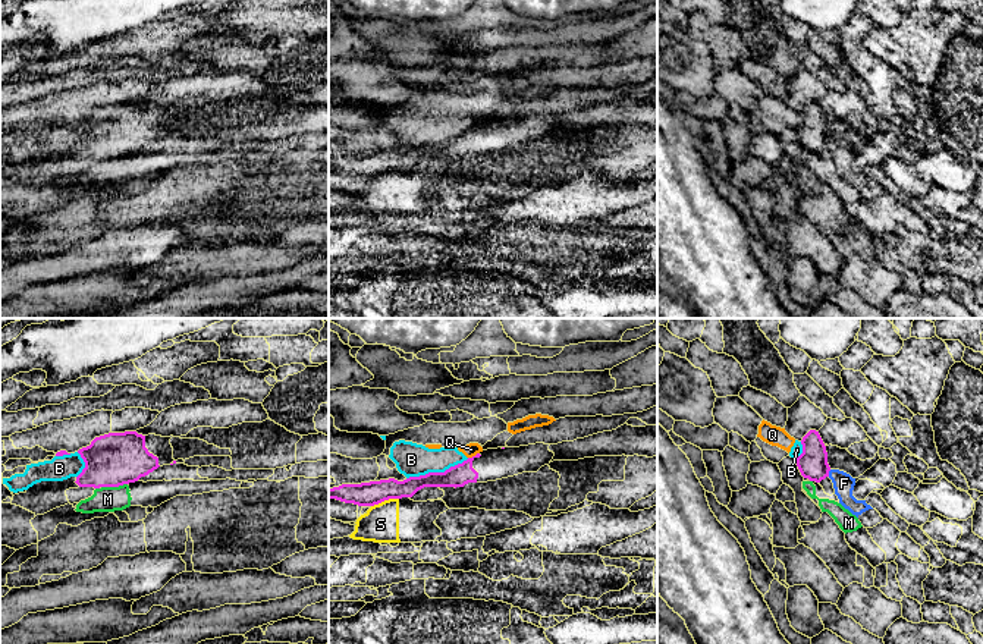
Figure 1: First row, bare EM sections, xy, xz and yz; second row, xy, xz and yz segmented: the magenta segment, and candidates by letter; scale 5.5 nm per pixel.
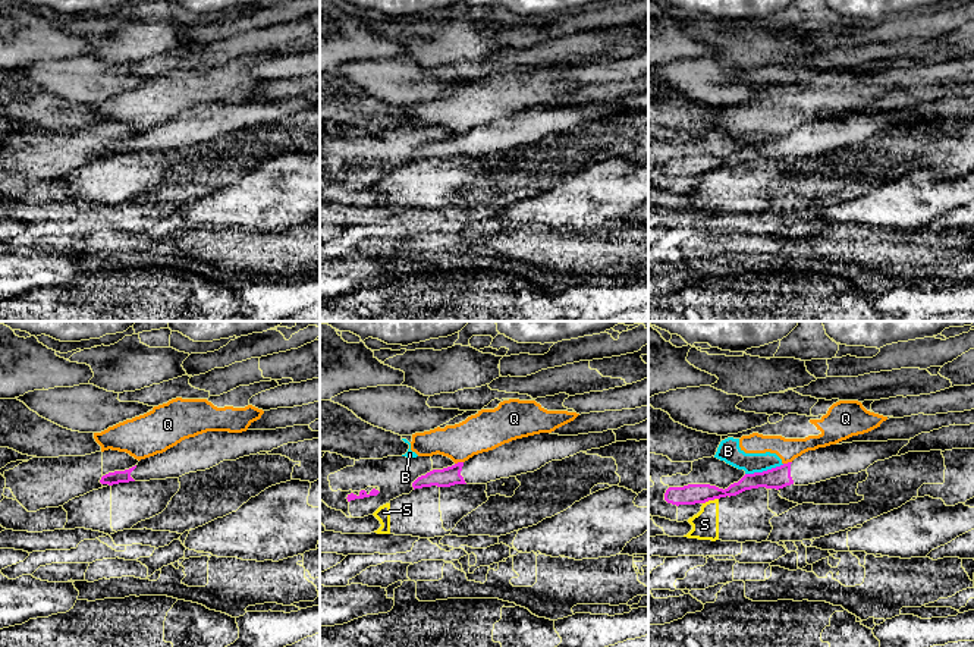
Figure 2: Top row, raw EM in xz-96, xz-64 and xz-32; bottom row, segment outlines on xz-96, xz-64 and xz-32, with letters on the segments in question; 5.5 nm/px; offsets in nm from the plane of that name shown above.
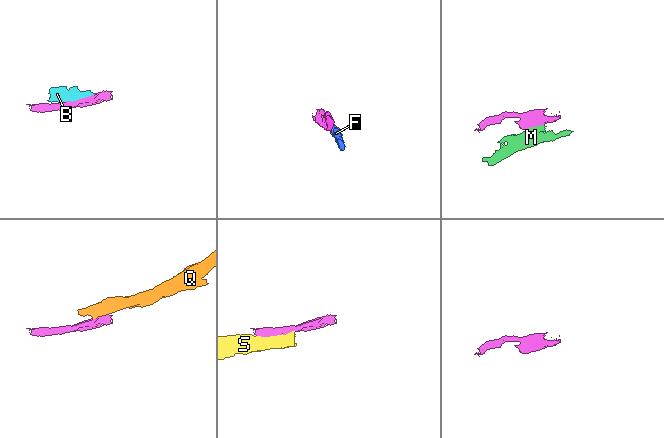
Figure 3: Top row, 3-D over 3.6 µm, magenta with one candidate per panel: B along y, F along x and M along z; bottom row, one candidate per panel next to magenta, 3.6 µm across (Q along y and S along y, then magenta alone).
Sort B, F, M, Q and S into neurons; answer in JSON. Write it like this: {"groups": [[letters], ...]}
{"groups": [["B", "Q"], ["F"], ["M"], ["S"]]}

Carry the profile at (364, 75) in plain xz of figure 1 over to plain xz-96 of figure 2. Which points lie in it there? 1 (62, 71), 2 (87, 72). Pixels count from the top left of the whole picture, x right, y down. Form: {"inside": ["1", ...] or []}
{"inside": ["1", "2"]}

